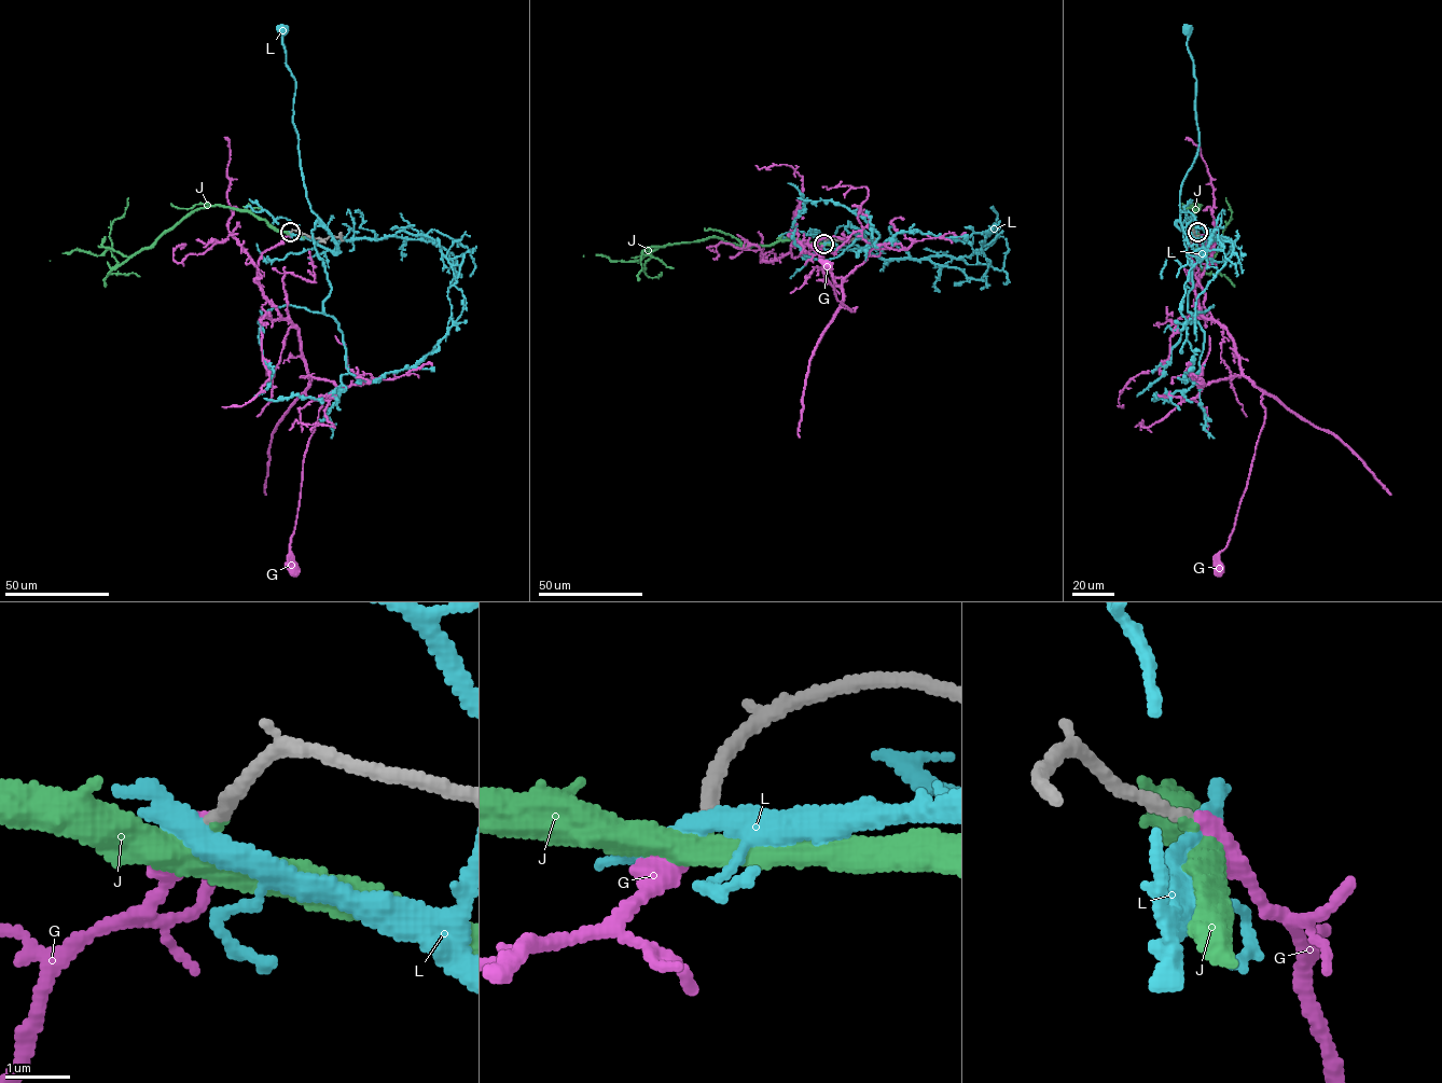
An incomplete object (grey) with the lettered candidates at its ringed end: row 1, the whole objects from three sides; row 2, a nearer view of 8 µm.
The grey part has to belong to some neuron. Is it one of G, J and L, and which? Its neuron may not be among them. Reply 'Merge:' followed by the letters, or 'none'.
Merge: G

